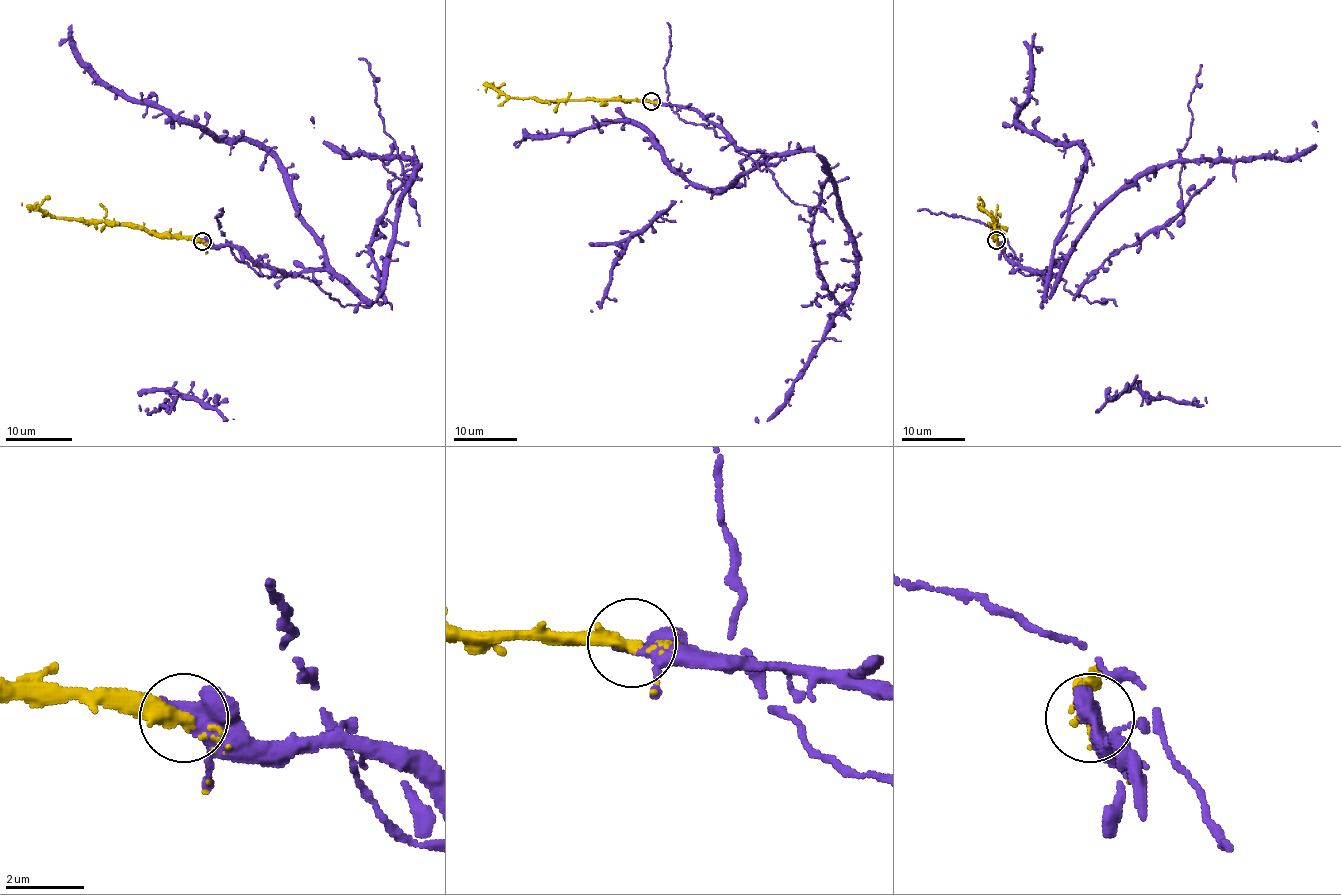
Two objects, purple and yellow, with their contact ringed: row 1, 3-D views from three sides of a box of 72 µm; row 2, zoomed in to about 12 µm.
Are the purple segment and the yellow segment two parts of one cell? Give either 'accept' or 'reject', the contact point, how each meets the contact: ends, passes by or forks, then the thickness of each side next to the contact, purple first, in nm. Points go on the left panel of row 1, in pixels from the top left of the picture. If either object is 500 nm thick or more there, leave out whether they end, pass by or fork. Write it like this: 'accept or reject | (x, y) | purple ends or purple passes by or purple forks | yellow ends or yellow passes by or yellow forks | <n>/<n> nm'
accept | (202, 241) | 550/280 nm

